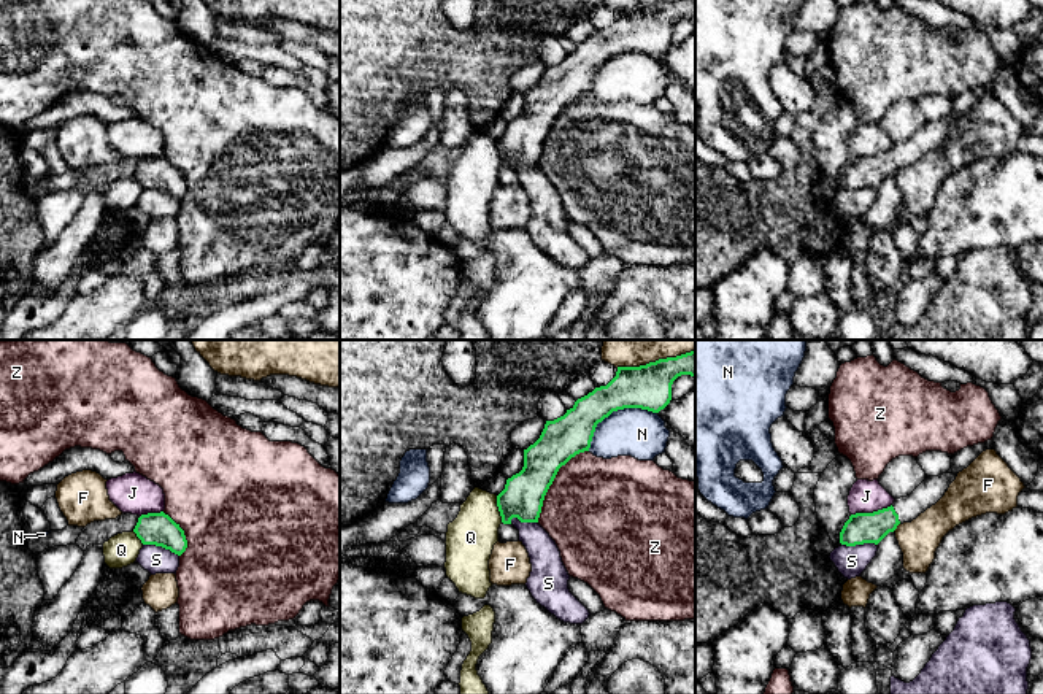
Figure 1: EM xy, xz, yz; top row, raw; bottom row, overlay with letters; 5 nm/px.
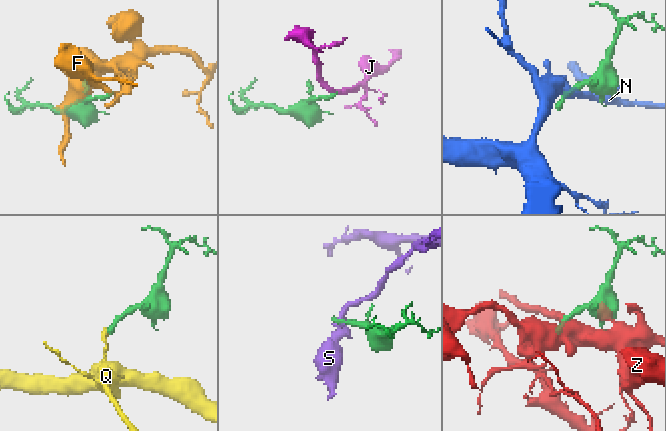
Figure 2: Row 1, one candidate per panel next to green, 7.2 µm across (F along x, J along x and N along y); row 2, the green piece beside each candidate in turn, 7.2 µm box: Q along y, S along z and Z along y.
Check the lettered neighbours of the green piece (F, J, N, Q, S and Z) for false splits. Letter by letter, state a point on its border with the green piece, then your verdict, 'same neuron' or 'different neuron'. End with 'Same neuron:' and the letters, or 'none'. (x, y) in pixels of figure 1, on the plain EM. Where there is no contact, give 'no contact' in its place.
F: contact xz (646, 8); different neuron
J: contact yz (870, 158); different neuron
N: contact xz (613, 54); different neuron
Q: contact xz (499, 153); different neuron
S: contact xy (161, 189); different neuron
Z: contact xz (553, 124); different neuron
Same neuron: none

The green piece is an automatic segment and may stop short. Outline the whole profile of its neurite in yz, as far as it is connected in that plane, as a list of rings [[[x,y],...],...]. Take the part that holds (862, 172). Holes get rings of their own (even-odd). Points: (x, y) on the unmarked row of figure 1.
[[[957,118],[927,121],[910,140],[895,143],[891,151],[873,157],[851,159],[840,176],[840,187],[846,191],[878,189],[899,168],[911,167],[935,149],[956,121]]]

